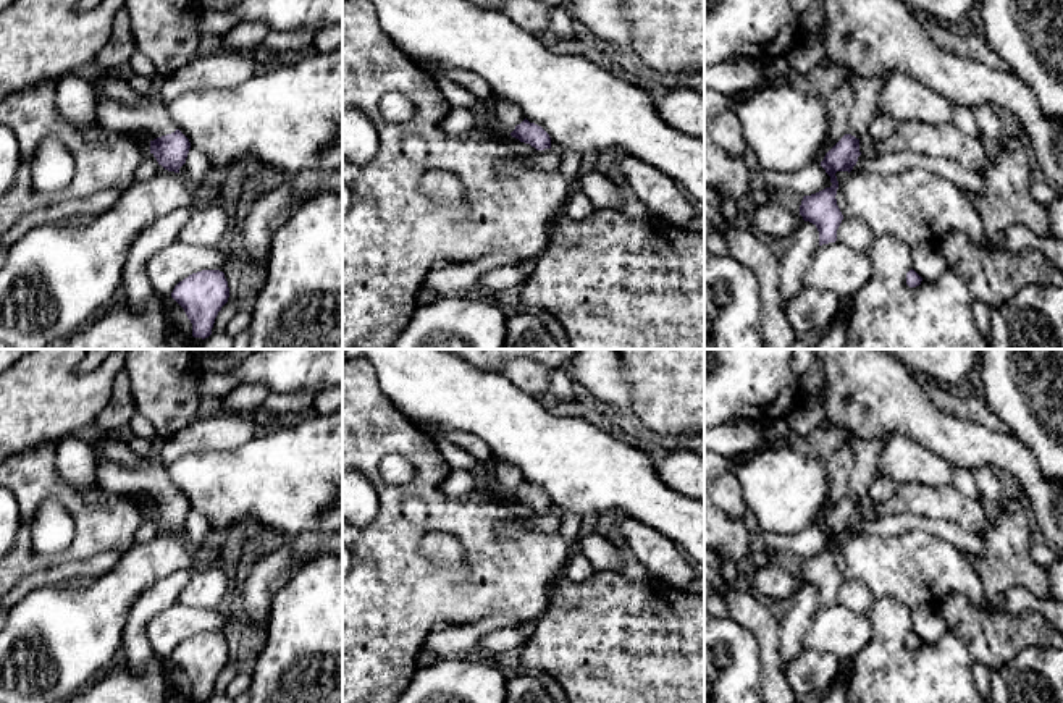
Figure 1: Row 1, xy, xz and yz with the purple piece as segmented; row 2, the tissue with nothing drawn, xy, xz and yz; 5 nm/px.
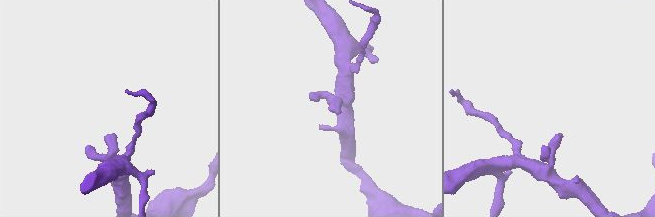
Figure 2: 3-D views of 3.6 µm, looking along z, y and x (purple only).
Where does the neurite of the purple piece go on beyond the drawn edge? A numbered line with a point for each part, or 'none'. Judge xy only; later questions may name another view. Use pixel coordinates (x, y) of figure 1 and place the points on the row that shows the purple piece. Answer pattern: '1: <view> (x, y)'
1: xy (149, 122)

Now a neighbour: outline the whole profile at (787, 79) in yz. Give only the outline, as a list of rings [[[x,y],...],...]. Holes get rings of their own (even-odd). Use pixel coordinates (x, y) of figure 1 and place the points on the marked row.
[[[788,71],[787,76],[784,76],[782,79],[775,79],[775,81],[763,78],[763,81],[759,82],[759,86],[756,89],[766,87],[766,86],[779,86],[779,84],[792,86],[792,87],[795,87],[798,91],[808,91],[808,84],[805,81],[801,81],[801,79],[793,79],[790,76],[790,71]]]

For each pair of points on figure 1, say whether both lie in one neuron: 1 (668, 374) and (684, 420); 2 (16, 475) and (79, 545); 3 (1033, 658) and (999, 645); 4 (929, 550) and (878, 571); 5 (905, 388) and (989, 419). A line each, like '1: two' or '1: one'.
1: one
2: one
3: two
4: one
5: two

